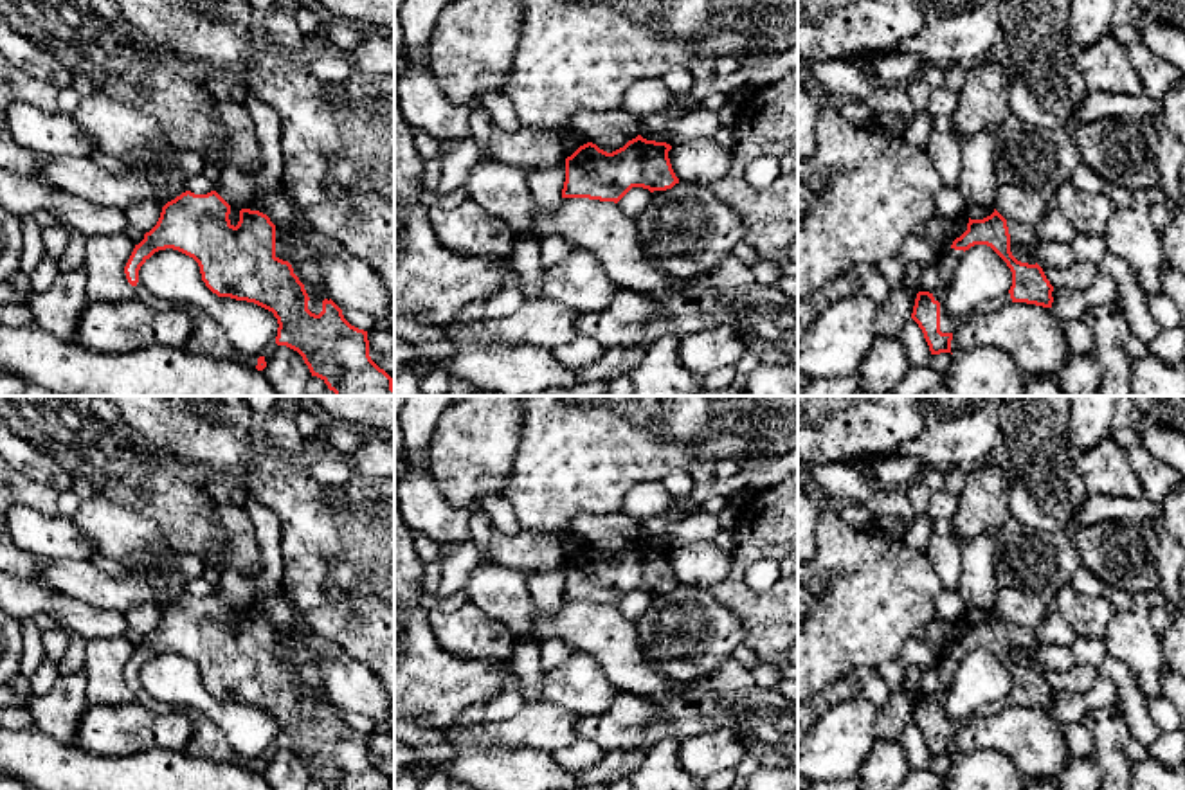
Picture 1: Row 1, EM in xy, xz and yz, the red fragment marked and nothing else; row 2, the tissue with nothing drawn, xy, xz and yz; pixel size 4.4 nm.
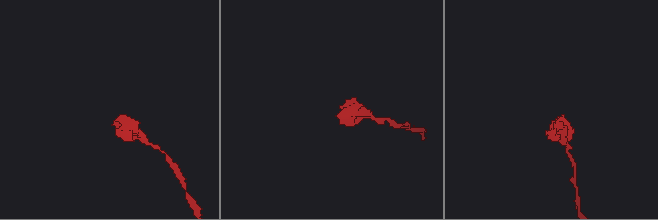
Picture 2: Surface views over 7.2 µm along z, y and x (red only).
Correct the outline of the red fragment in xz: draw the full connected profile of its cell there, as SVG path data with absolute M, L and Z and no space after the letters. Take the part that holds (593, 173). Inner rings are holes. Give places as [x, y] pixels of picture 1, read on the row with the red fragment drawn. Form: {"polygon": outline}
{"polygon": "M641 135L612 153L587 142L565 158L562 198L618 203L632 187L650 193L672 189L679 178L668 158L670 149L670 144Z"}

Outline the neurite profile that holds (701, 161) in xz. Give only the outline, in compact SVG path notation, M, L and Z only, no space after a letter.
M693 139L672 146L668 151L672 169L679 182L711 185L720 180L731 166L731 155L715 139Z

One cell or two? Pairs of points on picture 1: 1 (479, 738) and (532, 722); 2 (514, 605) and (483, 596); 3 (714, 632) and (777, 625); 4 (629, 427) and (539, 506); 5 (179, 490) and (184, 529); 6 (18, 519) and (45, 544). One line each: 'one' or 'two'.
1: one
2: one
3: two
4: one
5: one
6: one

